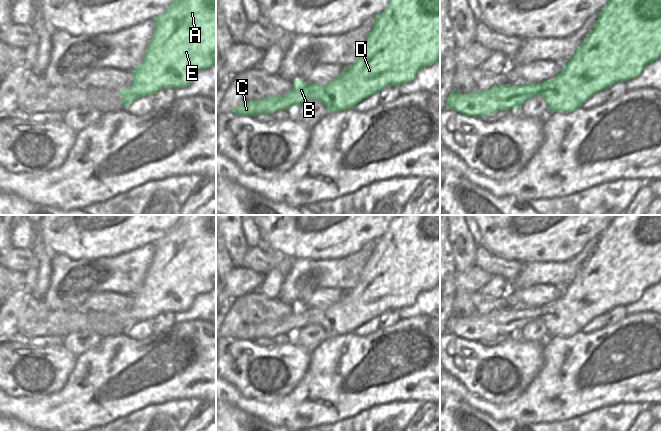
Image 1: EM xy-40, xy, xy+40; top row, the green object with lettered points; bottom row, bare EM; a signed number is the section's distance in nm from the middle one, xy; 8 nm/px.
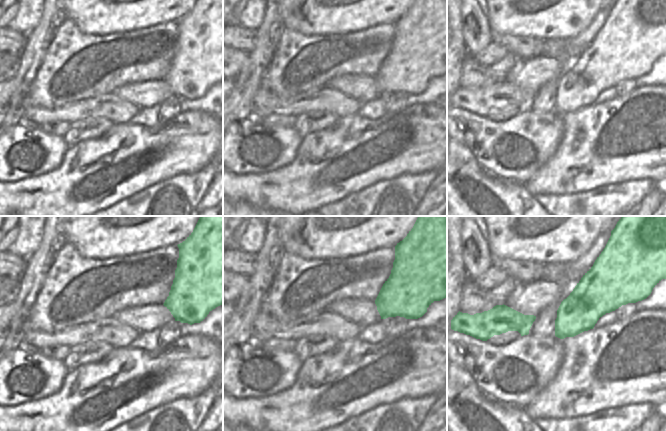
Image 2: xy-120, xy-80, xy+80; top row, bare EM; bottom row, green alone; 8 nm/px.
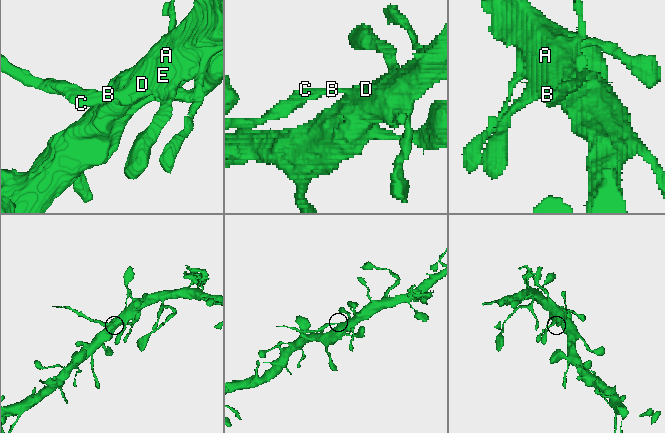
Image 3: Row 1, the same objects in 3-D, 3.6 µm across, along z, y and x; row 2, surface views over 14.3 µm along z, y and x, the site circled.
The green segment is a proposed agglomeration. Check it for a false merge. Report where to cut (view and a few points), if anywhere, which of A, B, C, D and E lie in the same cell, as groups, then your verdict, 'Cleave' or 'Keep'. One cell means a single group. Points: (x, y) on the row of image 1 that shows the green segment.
Split along xy (314, 84), (310, 91), (309, 99). Groups: A D E / B C. Cleave

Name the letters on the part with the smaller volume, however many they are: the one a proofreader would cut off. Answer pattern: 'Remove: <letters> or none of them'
Remove: B, C

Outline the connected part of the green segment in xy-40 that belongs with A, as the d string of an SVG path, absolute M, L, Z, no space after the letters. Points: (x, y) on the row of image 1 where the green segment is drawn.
M174 0L163 14L154 19L154 23L154 33L144 59L132 72L134 83L117 92L123 97L125 108L137 98L154 95L163 88L185 88L199 70L216 64L216 0Z

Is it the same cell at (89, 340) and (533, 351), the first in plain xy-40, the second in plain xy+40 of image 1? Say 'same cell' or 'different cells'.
different cells

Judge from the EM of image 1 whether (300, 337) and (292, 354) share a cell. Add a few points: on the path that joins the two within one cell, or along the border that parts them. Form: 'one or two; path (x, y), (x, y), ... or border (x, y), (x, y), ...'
two; border (288, 341), (304, 347), (309, 352)

